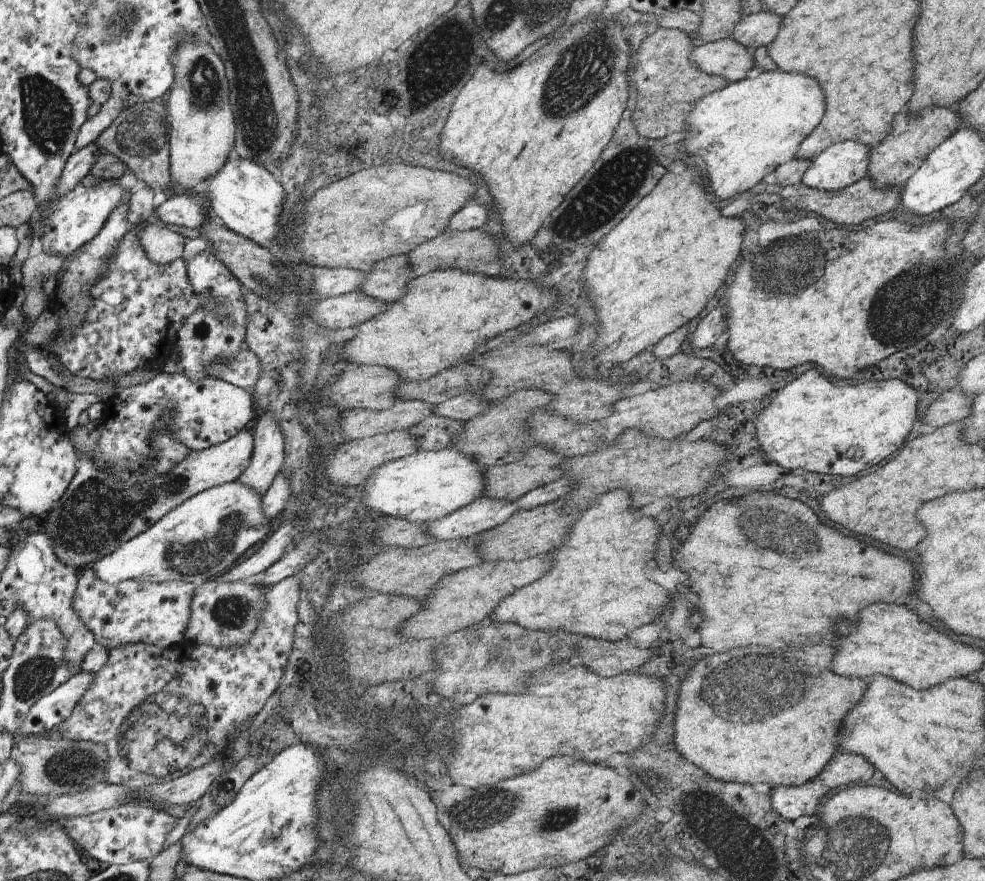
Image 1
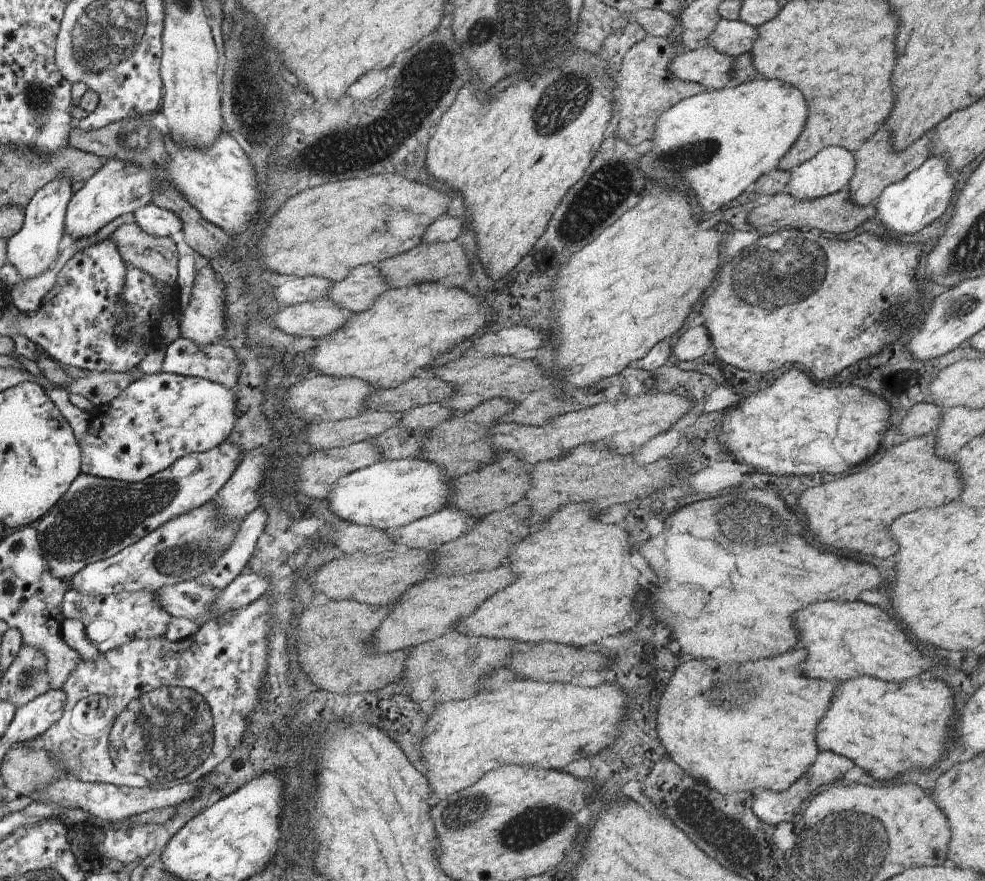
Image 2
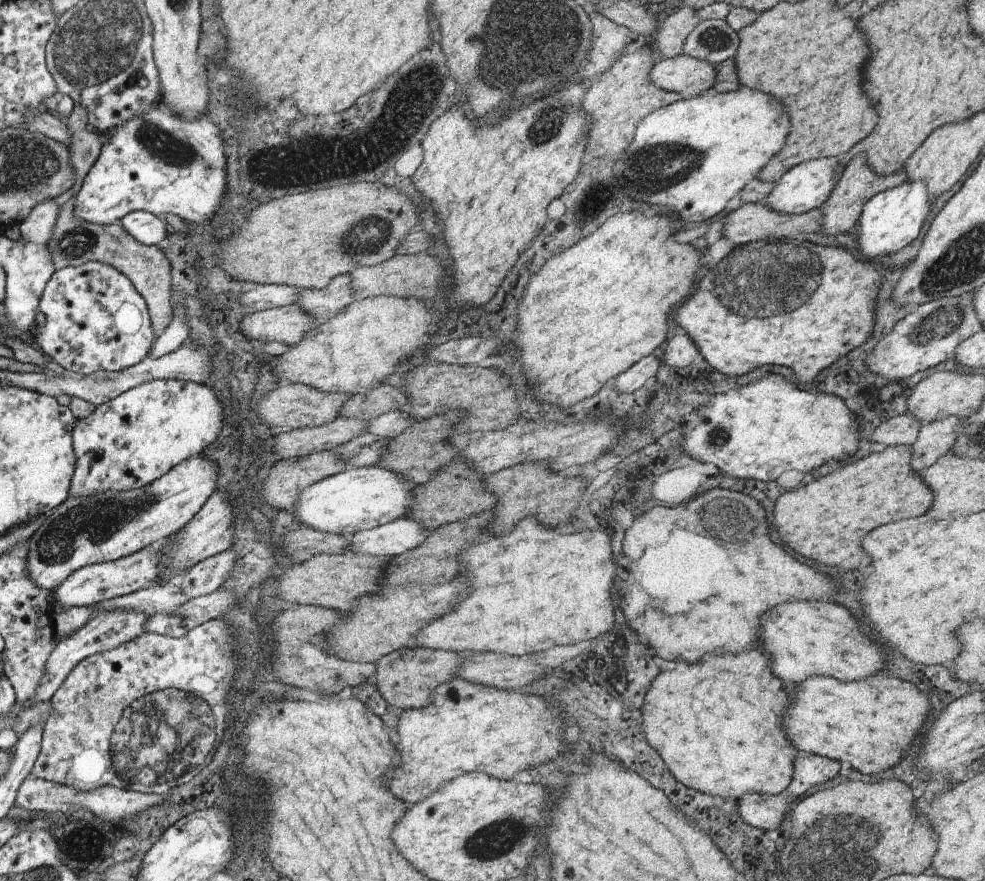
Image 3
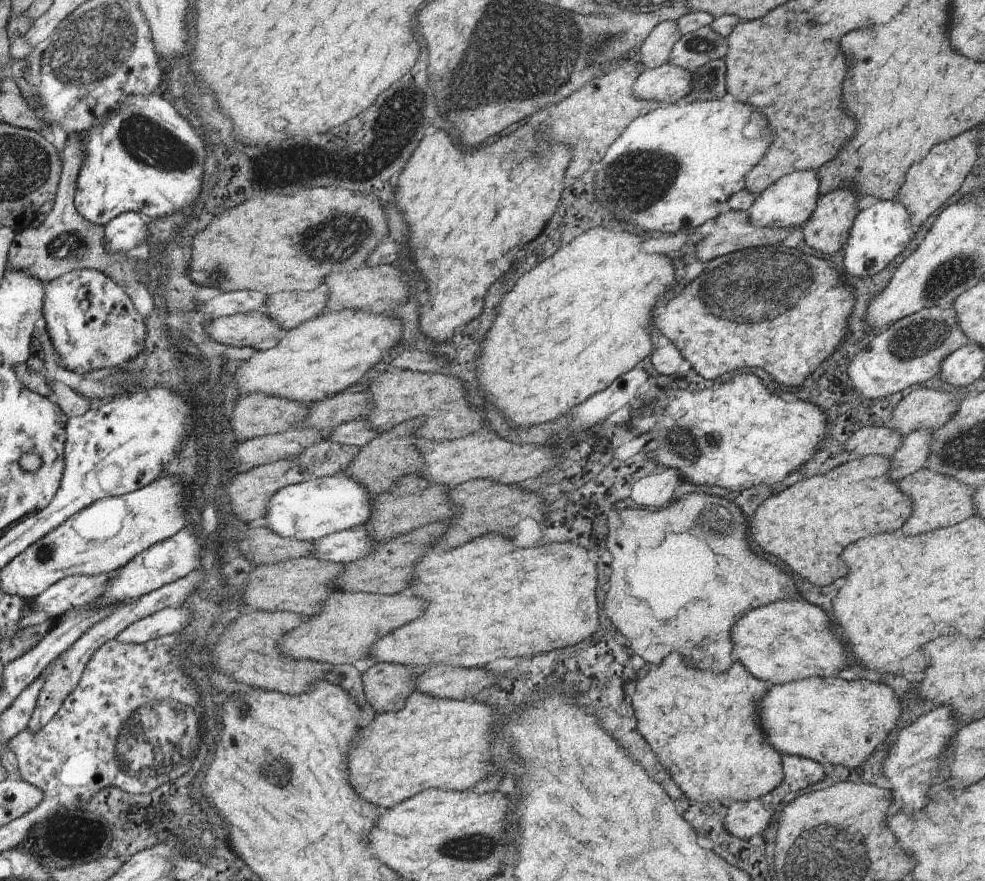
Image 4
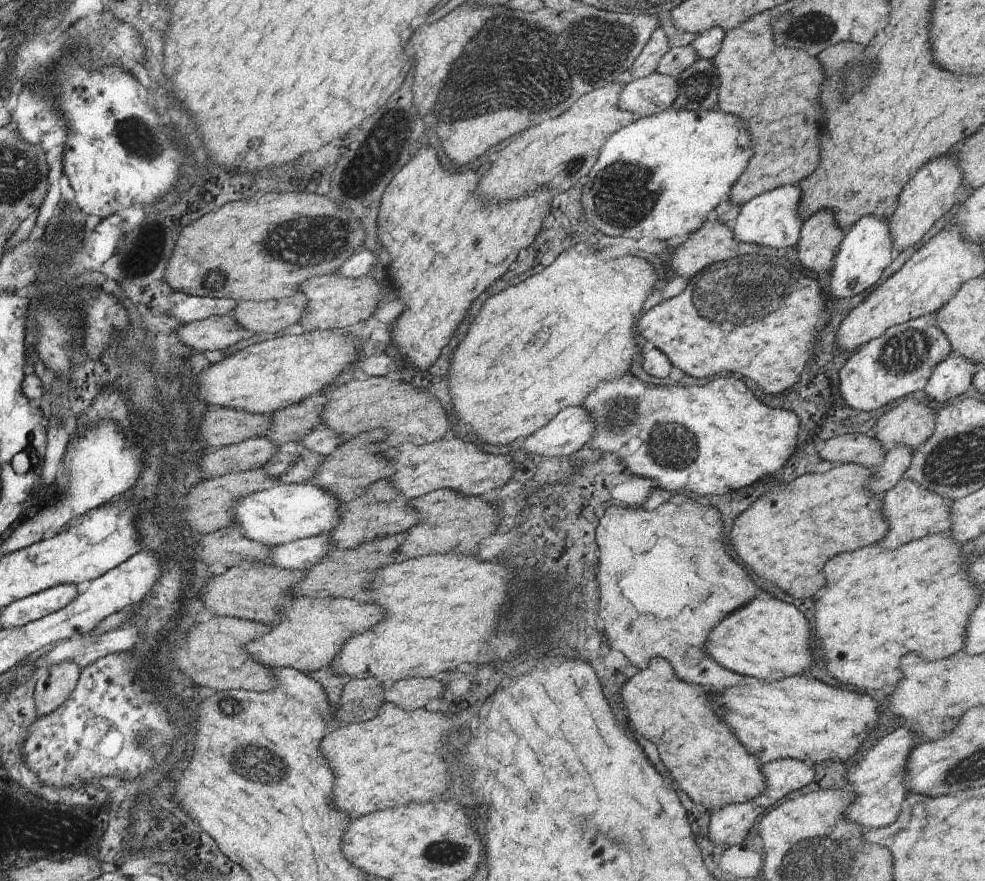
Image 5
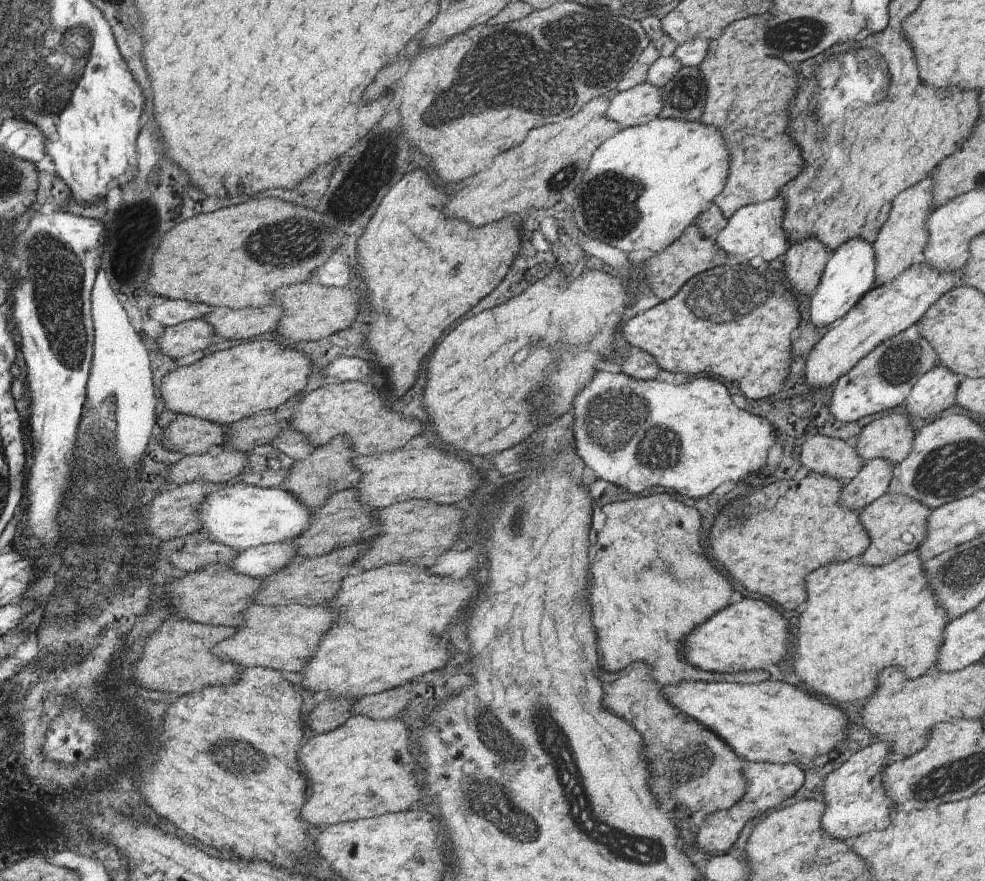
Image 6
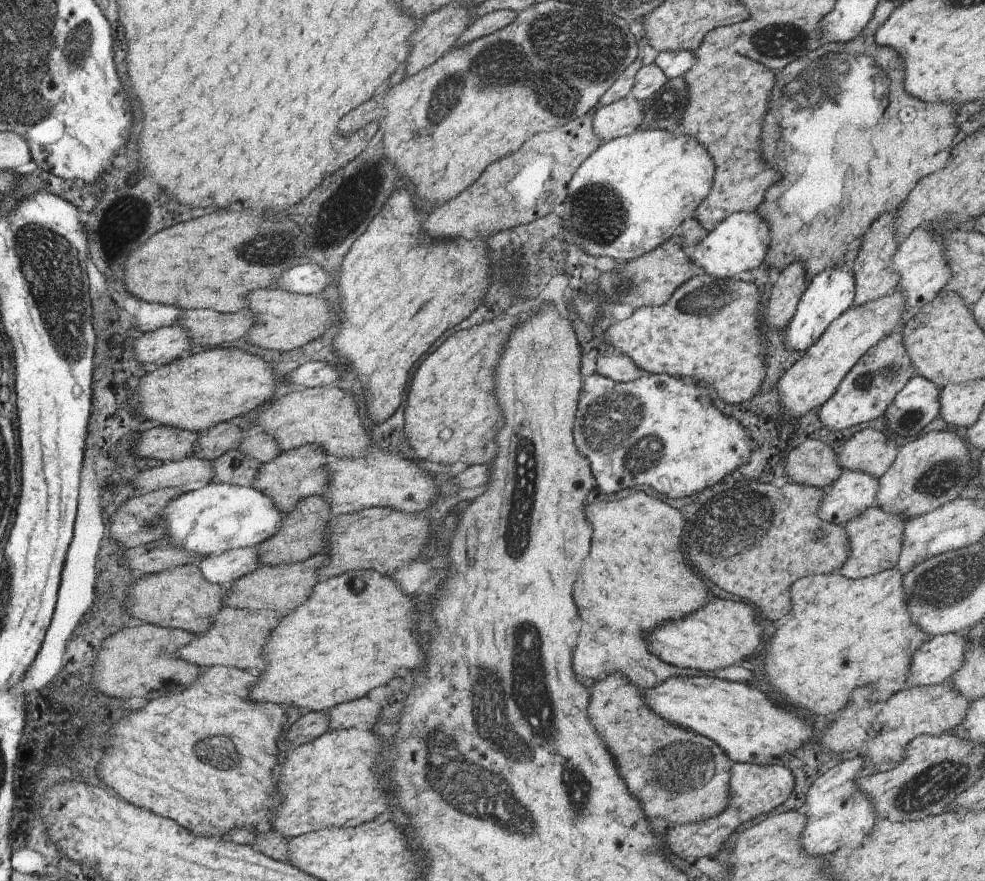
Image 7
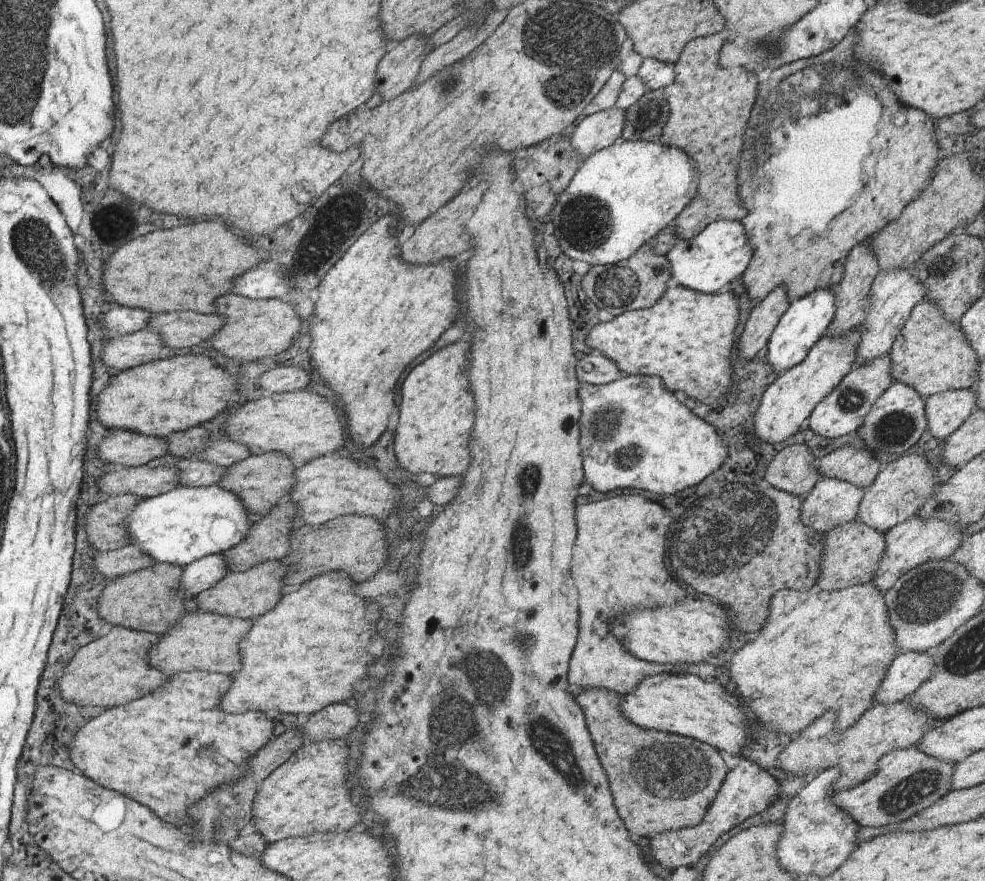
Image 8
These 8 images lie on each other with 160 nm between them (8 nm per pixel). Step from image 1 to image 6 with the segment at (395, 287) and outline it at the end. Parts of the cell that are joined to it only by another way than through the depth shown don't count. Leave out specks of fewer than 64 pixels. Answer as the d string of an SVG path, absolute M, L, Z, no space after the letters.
M276 303L268 305L265 309L214 307L204 319L213 326L214 333L226 339L248 340L258 334L274 332L283 314L283 306Z

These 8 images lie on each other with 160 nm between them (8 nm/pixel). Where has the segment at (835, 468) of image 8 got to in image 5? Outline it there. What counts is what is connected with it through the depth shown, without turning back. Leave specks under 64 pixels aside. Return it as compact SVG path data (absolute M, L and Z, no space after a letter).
M908 395L907 398L902 400L901 404L894 406L892 410L884 413L877 420L874 426L874 429L877 430L875 437L886 449L890 449L892 445L897 445L898 443L907 444L914 449L922 445L927 438L930 438L935 429L936 418L937 411Z

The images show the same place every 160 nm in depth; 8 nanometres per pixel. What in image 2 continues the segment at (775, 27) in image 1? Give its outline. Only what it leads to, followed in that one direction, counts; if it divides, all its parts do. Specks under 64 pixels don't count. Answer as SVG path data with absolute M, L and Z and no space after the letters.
M721 18L714 32L708 36L708 46L735 58L740 54L750 53L756 38L758 38L758 32L755 26L740 20L731 21Z

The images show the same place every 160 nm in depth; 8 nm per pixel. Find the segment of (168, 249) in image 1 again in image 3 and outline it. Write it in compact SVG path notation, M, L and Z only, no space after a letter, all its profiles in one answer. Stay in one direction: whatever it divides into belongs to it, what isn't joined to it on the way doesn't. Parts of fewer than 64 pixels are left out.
M76 194L61 206L60 217L49 243L57 270L68 266L81 266L88 262L102 262L116 268L134 284L136 291L144 298L150 310L150 318L153 319L154 330L158 330L159 336L162 335L172 323L175 305L170 304L171 267L163 250L158 245L137 242L118 221L110 225L96 225L77 220L73 214L75 202Z

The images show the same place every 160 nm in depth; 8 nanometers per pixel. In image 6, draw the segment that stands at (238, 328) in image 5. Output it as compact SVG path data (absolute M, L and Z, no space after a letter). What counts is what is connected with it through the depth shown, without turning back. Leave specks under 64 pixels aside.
M192 319L166 327L156 342L159 352L177 359L212 346L213 332L213 326L206 319Z

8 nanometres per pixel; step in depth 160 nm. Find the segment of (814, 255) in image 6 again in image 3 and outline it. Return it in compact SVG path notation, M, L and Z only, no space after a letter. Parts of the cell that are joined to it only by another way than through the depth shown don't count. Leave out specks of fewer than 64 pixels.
M864 152L858 154L858 156L846 166L839 182L834 186L832 194L830 194L830 197L821 207L822 232L835 236L836 234L850 232L860 219L866 202L869 202L876 194L900 186L905 181L906 172L904 172L904 167L902 170L890 174L890 176L878 176L878 174L874 174L874 170L870 170L870 166L866 164L866 154L864 154Z

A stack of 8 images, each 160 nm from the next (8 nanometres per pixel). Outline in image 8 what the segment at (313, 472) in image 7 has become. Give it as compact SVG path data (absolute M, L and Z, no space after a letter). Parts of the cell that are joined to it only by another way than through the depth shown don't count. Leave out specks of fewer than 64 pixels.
M286 453L250 455L246 460L224 468L218 485L234 491L245 503L249 514L261 518L274 510L282 500L290 498L289 494L297 481L295 470L298 470L298 466Z

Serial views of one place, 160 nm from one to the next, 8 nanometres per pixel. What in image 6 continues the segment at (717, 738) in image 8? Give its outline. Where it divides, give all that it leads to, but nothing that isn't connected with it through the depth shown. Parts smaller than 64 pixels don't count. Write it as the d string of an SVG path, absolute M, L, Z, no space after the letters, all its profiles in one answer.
M765 680L743 685L729 682L683 682L662 687L665 697L684 714L701 722L715 732L742 759L751 763L794 763L801 766L806 761L828 754L848 736L846 714L835 705L822 703L817 695L805 693L785 681Z

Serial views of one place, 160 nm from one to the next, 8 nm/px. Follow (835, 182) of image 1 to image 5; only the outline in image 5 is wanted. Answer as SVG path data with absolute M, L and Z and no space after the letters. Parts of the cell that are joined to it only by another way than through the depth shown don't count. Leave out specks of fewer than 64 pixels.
M789 184L751 198L741 206L740 214L732 224L735 237L743 243L758 243L772 248L796 246L803 225L803 218L799 215L802 196L803 190L798 185Z

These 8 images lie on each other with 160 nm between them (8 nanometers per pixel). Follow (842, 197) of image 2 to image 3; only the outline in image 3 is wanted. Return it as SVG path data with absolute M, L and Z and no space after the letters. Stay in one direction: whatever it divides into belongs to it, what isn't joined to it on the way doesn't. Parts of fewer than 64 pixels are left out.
M747 203L736 212L726 216L722 220L722 238L735 247L749 245L750 242L762 241L764 238L782 238L782 240L795 240L798 234L822 232L822 209L816 208L806 214L778 214L776 210L770 210L766 203Z

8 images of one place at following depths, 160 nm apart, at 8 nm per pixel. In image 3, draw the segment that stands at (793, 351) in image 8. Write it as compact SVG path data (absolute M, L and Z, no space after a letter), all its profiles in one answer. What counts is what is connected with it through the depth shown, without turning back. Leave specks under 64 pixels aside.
M905 181L900 186L876 194L866 202L859 219L858 252L864 260L870 261L878 256L889 256L902 250L922 232L922 226L930 214L930 206L933 202L924 182Z

